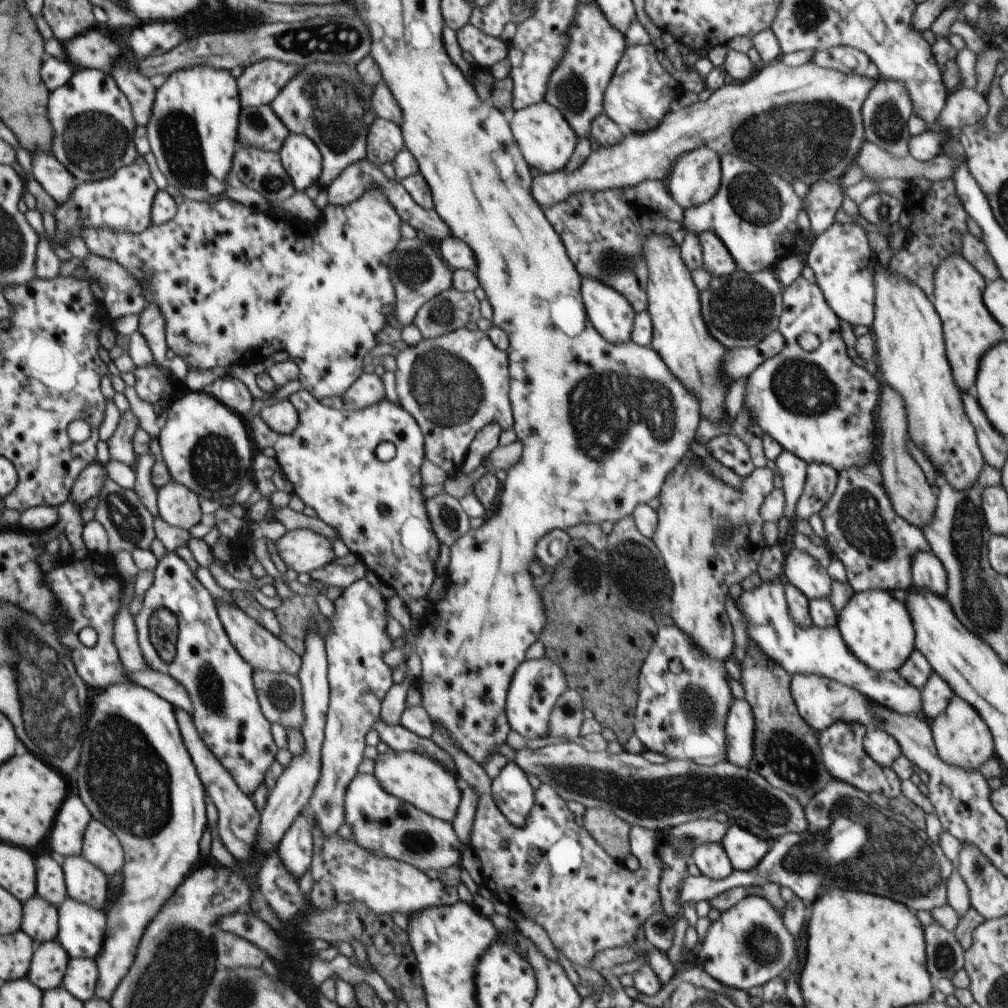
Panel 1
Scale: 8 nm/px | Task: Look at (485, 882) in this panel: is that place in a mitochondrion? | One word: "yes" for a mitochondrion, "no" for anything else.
no

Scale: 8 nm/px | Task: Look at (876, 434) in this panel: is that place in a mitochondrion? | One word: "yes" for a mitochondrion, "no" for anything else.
no

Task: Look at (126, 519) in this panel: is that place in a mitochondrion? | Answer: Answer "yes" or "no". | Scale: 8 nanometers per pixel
yes

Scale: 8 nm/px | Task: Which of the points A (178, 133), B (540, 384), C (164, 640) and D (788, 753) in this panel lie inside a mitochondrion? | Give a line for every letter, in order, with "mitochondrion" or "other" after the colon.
A: mitochondrion
B: other
C: mitochondrion
D: mitochondrion

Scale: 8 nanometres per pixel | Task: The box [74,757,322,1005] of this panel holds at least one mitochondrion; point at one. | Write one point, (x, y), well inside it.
(235, 889)

